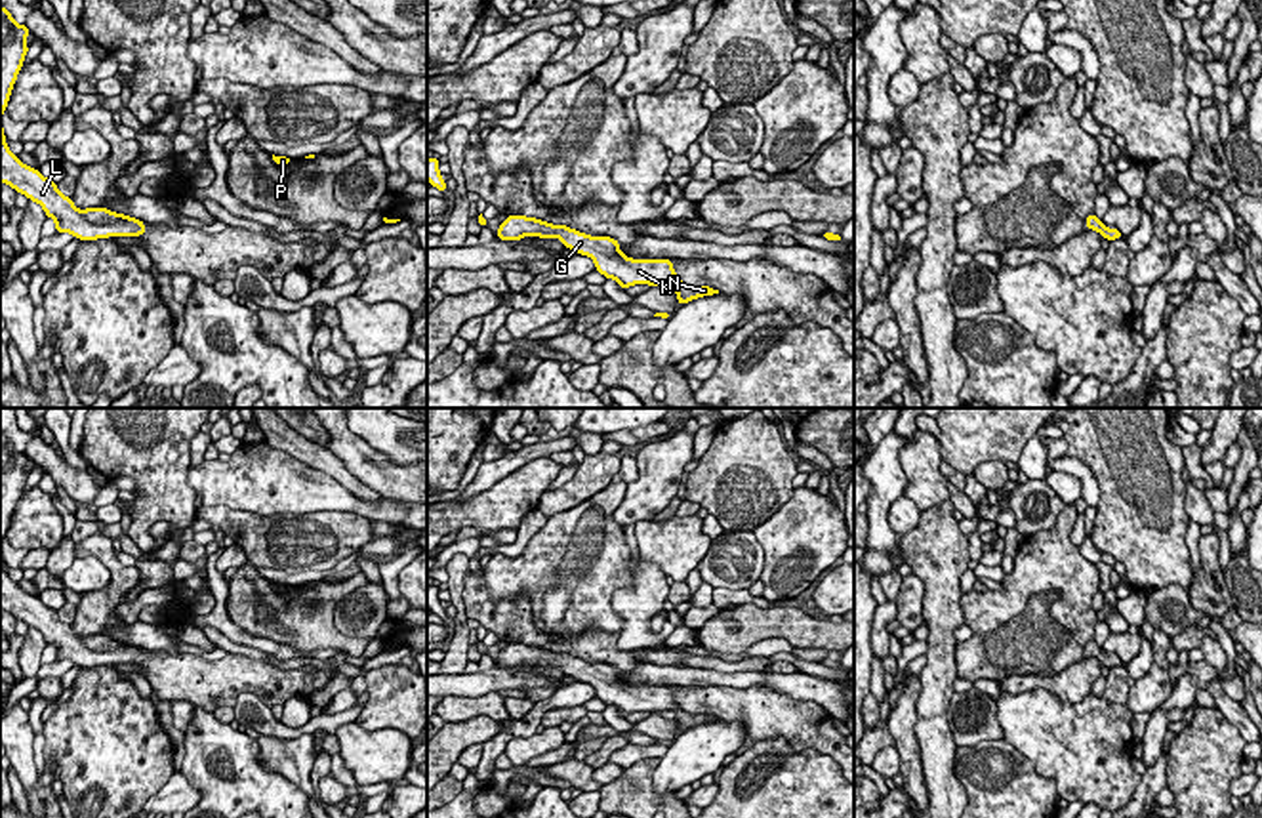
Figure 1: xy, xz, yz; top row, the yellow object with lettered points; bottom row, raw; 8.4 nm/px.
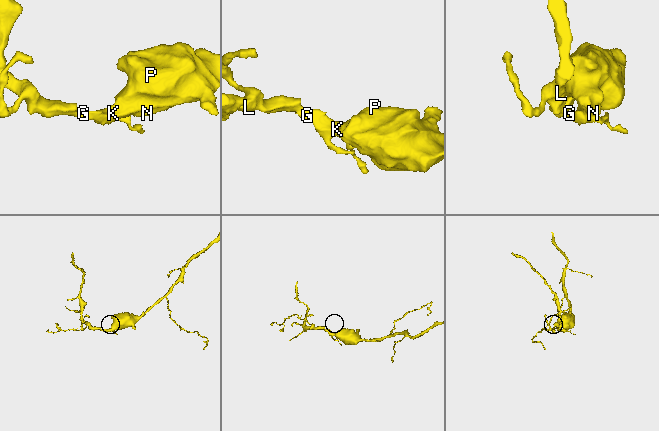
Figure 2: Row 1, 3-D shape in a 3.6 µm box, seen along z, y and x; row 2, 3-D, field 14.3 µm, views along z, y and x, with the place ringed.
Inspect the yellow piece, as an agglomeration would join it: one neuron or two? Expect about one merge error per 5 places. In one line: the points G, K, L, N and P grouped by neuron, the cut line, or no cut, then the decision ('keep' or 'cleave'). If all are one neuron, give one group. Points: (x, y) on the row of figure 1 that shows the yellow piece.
G K L N P; no cut; keep

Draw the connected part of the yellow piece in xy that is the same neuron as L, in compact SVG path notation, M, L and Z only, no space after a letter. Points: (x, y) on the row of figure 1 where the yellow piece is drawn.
M0 6L0 181L38 202L46 215L55 219L57 233L71 233L80 240L141 236L147 231L141 219L114 214L107 208L78 210L72 198L59 193L57 183L46 179L40 170L25 166L8 149L2 112L29 51L25 44L29 32L25 25L17 25L11 13Z

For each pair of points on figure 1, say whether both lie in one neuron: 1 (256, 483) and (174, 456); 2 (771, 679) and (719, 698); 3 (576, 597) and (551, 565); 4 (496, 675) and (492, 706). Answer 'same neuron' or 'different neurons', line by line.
1: different neurons
2: different neurons
3: same neuron
4: different neurons

